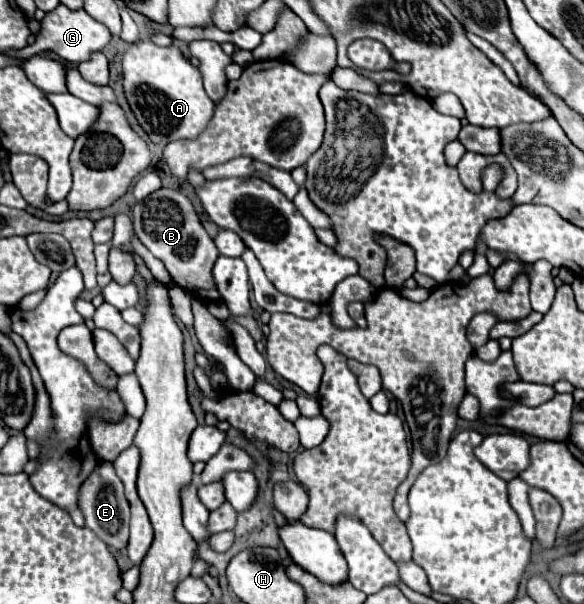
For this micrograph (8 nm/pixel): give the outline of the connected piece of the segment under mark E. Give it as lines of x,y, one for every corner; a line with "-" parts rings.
101,460
89,478
83,482
80,491
77,506
83,512
85,526
91,528
105,544
121,550
127,546
129,538
129,502
123,496
123,482
115,474
115,468
111,462

